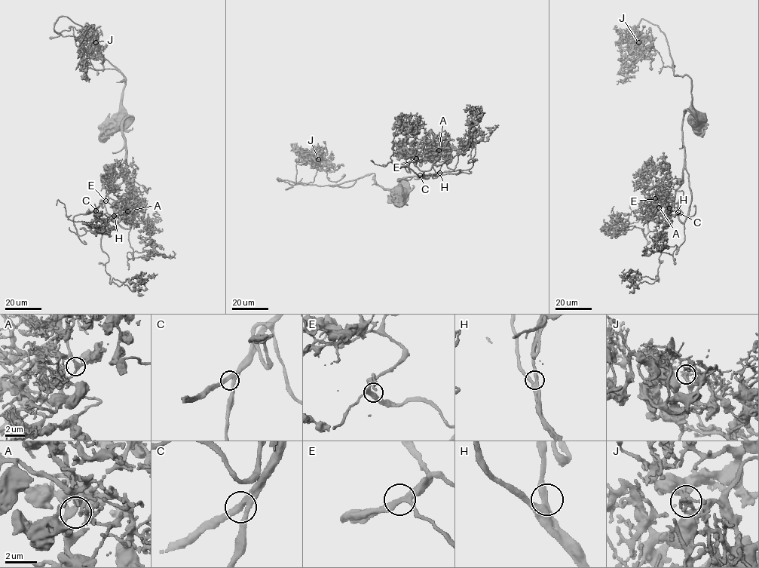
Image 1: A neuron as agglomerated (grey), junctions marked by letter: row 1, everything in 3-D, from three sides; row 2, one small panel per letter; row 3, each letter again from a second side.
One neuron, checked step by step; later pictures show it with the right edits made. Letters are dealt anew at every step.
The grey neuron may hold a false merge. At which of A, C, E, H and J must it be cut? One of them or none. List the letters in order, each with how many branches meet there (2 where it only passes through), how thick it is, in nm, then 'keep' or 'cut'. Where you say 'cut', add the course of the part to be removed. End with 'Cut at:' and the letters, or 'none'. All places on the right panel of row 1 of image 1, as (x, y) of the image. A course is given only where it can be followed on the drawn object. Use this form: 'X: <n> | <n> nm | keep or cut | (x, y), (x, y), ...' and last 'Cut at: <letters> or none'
A: 3 | 280 nm | keep
C: 3 | 260 nm | keep
E: 3 | 280 nm | keep
H: 3 | 360 nm | keep
J: 3 | 200 nm | keep
Cut at: none

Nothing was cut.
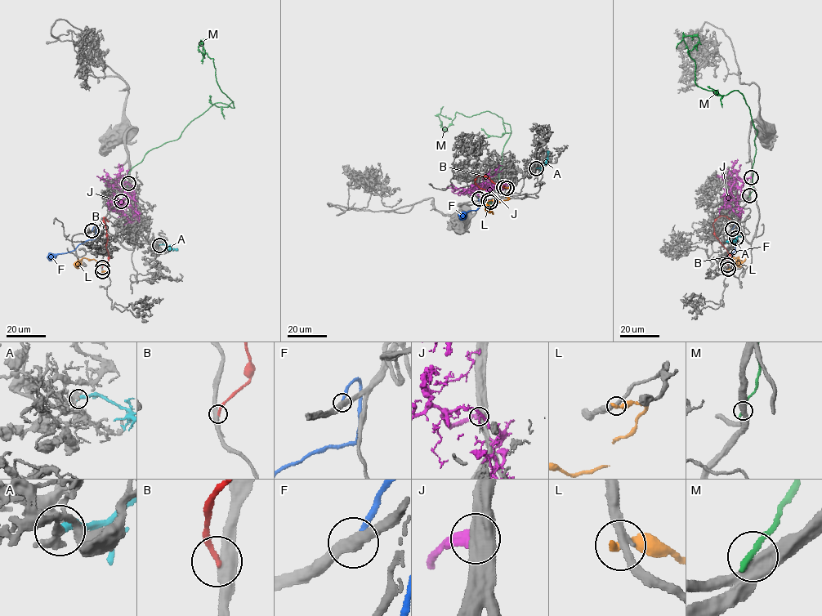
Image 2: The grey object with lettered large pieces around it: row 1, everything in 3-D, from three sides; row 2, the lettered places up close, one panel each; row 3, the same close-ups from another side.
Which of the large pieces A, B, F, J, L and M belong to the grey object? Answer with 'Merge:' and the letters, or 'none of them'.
Merge: none of them

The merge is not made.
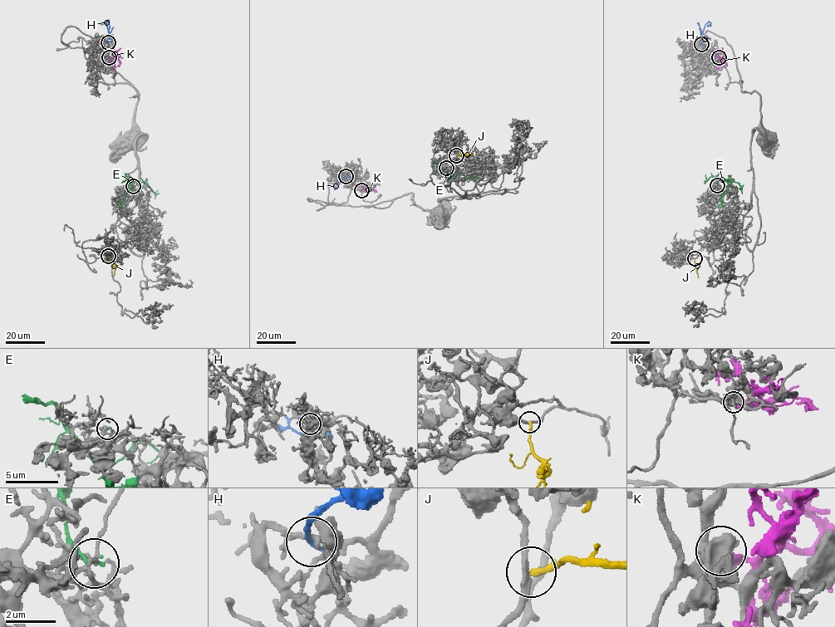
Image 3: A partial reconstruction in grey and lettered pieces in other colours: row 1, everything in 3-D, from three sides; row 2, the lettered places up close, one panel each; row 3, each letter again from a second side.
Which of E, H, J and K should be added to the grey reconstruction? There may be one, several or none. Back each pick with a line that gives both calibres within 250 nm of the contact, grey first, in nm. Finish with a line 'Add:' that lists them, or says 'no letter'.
Add: no letter

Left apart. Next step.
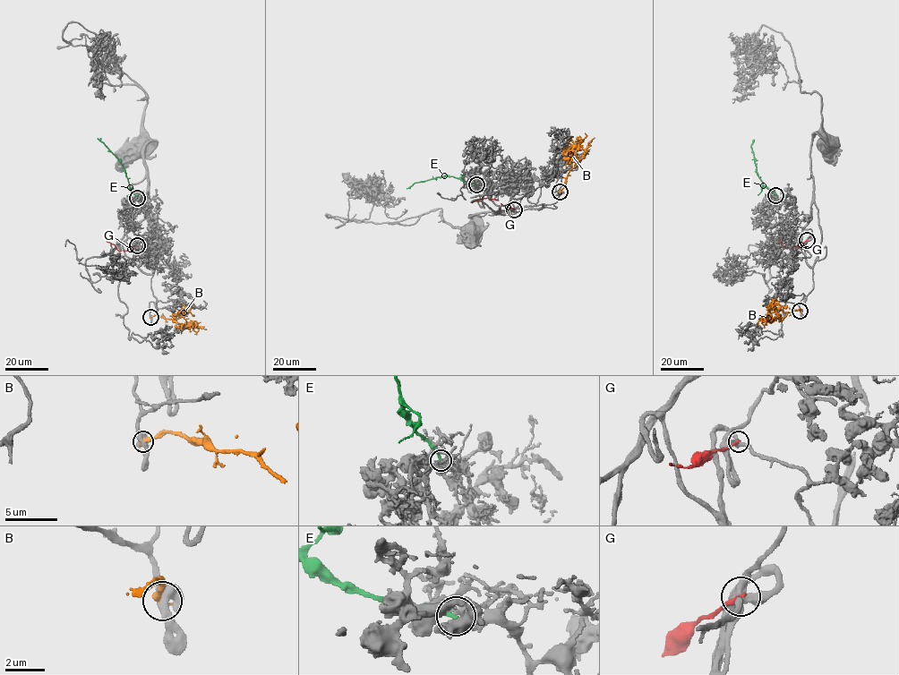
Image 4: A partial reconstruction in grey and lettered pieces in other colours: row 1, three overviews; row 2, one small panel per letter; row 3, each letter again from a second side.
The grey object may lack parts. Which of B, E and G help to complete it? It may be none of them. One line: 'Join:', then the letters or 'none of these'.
Join: B

